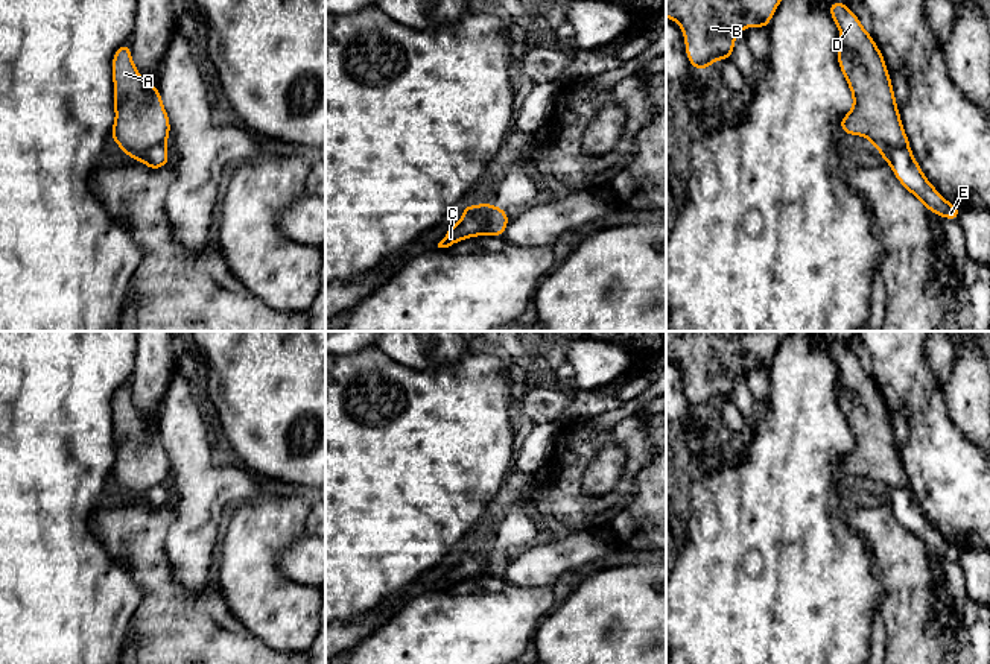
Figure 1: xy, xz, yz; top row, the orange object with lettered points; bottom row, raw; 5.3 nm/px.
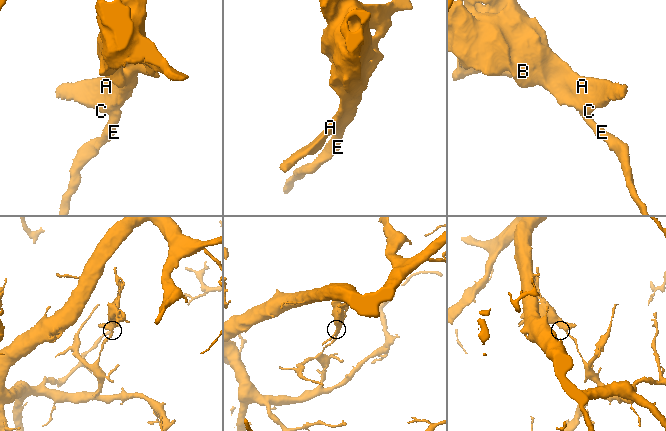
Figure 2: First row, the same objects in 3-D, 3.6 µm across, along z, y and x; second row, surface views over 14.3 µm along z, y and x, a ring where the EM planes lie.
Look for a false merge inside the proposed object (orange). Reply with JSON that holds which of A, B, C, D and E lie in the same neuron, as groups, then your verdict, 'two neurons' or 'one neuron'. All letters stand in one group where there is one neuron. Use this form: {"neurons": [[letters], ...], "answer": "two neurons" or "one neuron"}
{"neurons": [["A", "B", "C", "D"], ["E"]], "answer": "two neurons"}

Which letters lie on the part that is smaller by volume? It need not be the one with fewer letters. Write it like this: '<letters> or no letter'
A, B, C, D

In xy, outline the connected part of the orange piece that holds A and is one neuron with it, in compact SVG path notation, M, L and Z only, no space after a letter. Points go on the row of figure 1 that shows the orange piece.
M129 43L113 55L116 120L111 138L128 155L138 158L169 140L170 122L157 84L148 85L132 62Z

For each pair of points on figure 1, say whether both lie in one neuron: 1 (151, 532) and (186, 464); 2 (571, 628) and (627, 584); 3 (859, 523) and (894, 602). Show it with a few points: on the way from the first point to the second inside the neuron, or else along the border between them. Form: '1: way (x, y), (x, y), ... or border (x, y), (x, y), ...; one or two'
1: border (171, 505), (174, 521), (164, 540); two
2: way (584, 617), (606, 597), (613, 596); one
3: way (879, 540), (894, 555), (894, 582); one

